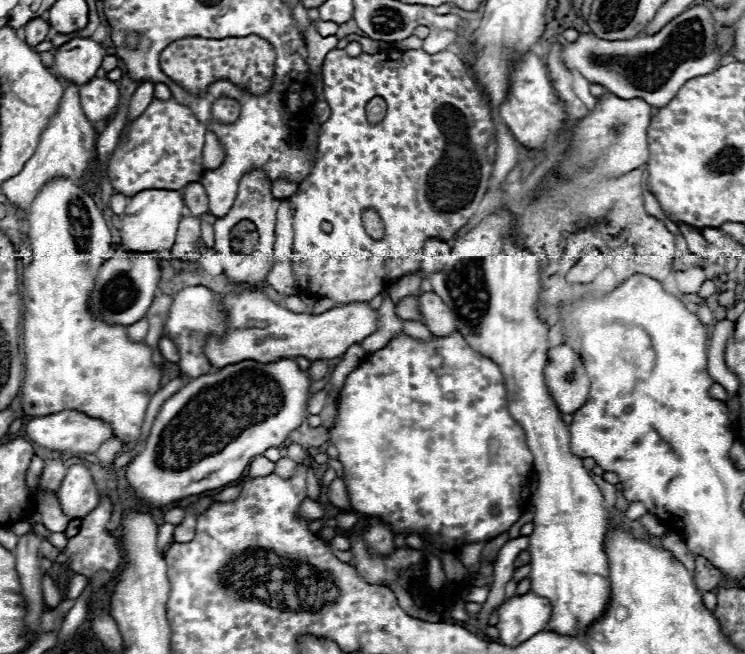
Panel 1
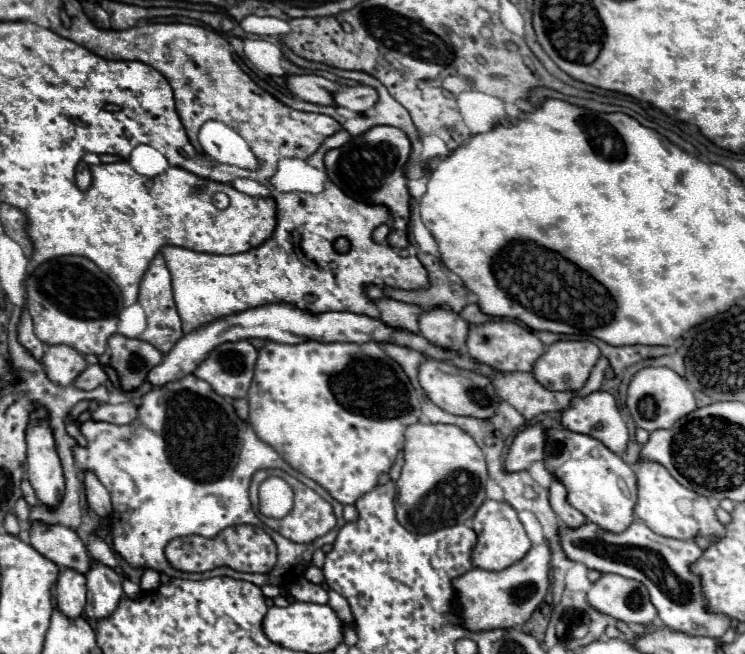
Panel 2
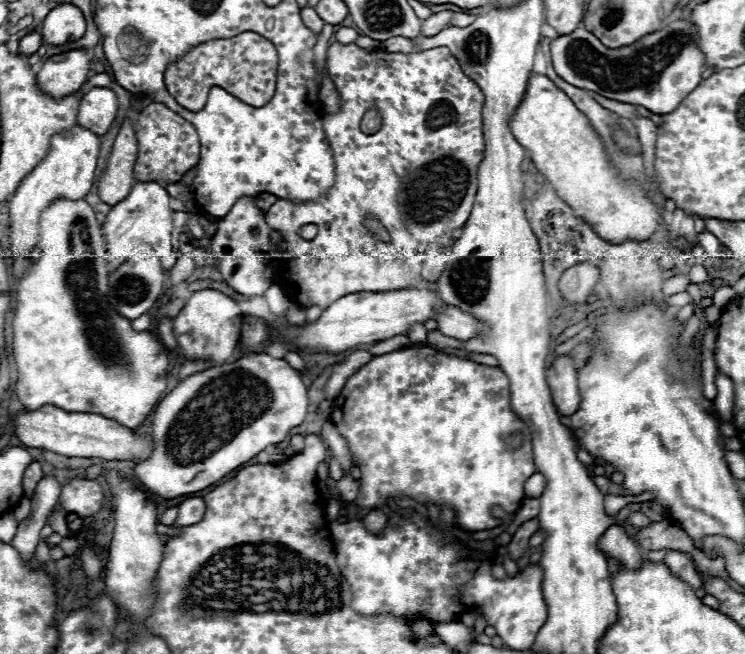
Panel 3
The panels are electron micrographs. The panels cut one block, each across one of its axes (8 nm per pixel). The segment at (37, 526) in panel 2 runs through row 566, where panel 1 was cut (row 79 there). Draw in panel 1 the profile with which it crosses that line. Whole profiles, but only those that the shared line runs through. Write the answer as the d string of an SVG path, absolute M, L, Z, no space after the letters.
M72 38L58 48L52 70L60 80L82 86L96 76L104 56L106 50L100 42L92 38Z

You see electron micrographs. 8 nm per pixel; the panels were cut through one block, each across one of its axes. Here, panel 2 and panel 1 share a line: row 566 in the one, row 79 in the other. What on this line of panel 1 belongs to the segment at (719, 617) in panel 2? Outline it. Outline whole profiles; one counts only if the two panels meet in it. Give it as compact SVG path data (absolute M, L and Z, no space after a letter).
M702 4L676 16L654 36L602 40L594 34L580 34L574 44L562 48L562 60L570 70L578 70L588 82L602 84L620 98L642 98L650 106L662 108L688 80L706 76L718 68L718 62L726 54L718 52L716 28L712 8Z

